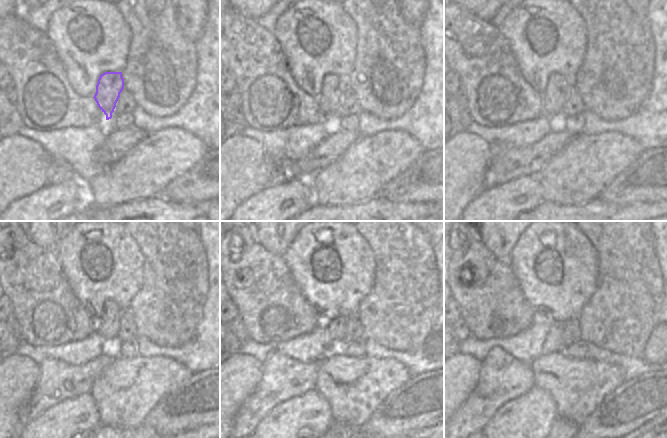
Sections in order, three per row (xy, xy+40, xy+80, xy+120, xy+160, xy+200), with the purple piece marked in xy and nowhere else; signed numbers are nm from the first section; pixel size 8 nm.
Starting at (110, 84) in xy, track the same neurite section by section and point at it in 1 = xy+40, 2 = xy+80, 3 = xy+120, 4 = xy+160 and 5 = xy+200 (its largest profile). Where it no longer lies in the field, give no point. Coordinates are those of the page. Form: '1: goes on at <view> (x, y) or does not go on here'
1: goes on at xy+40 (334, 86)
2: goes on at xy+80 (554, 98)
3: goes on at xy+120 (108, 325)
4: goes on at xy+160 (335, 327)
5: goes on at xy+200 (553, 342)

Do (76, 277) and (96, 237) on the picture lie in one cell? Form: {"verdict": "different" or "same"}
{"verdict": "same"}

